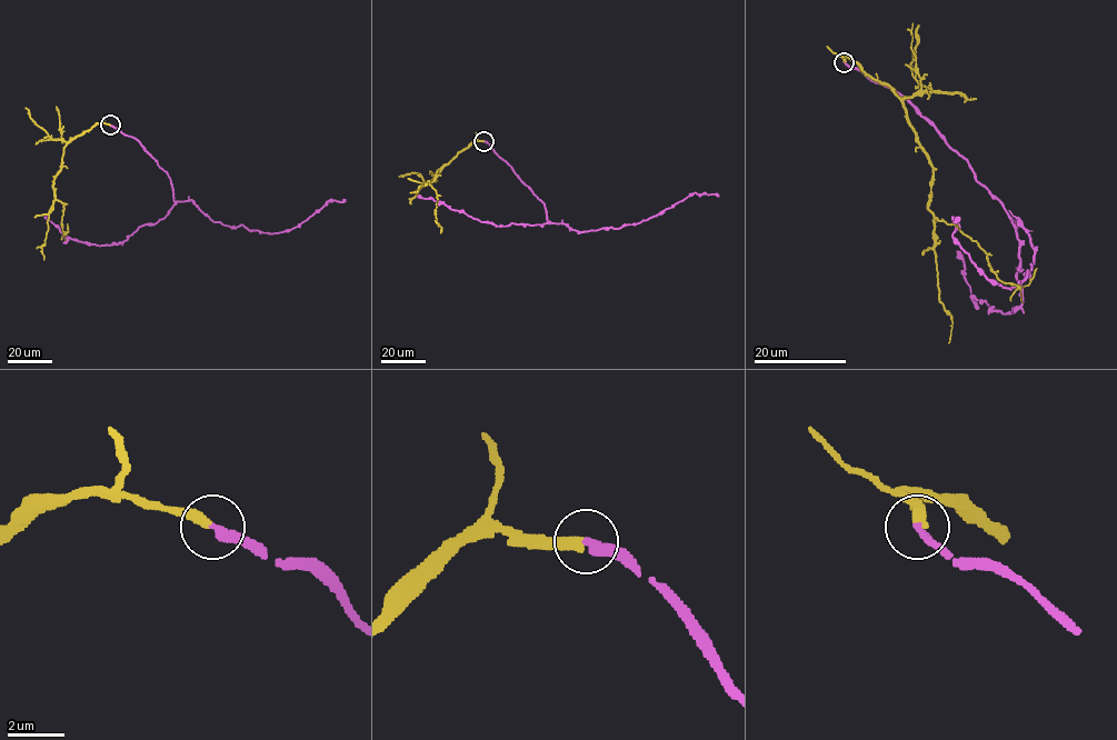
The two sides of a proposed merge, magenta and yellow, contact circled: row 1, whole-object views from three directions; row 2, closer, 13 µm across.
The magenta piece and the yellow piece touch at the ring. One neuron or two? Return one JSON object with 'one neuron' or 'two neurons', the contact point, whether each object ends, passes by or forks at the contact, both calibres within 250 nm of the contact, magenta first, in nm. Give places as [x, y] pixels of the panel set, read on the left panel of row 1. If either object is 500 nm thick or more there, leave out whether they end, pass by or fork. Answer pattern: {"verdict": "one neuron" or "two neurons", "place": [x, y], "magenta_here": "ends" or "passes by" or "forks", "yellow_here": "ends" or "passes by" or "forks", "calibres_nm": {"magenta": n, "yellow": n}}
{"verdict": "one neuron", "place": [110, 124], "magenta_here": "ends", "yellow_here": "ends", "calibres_nm": {"magenta": 260, "yellow": 300}}

